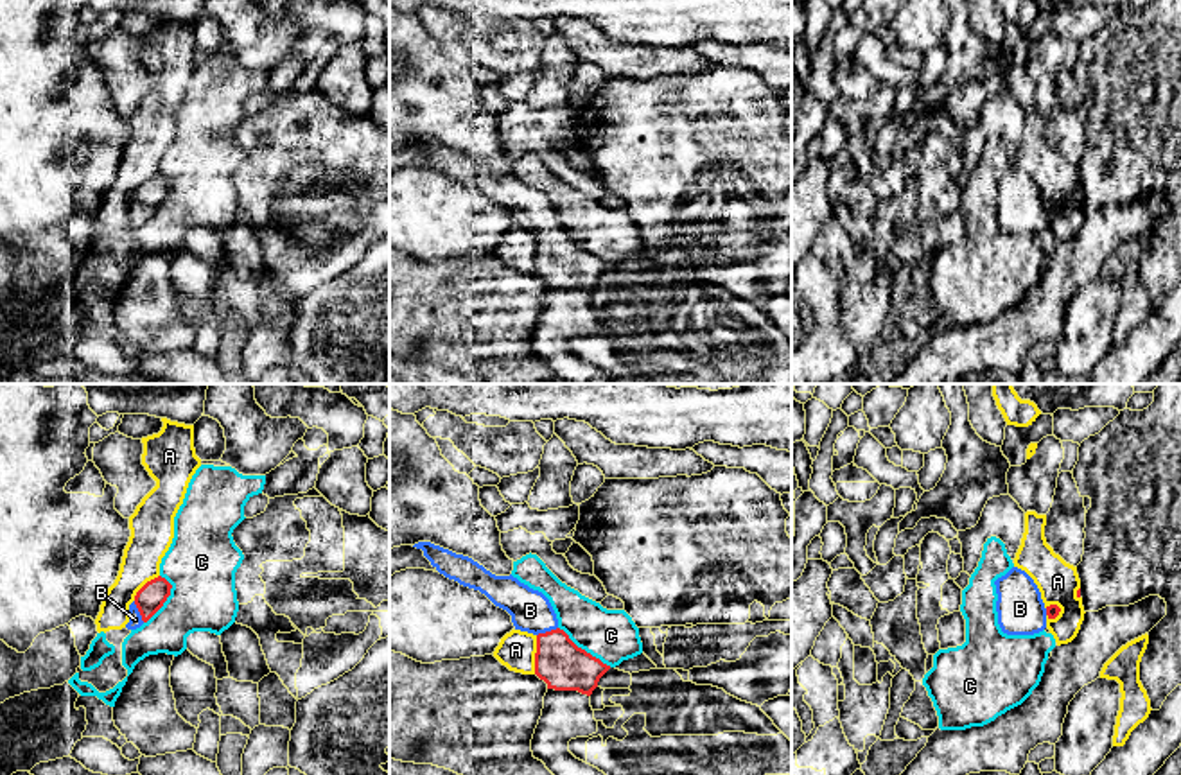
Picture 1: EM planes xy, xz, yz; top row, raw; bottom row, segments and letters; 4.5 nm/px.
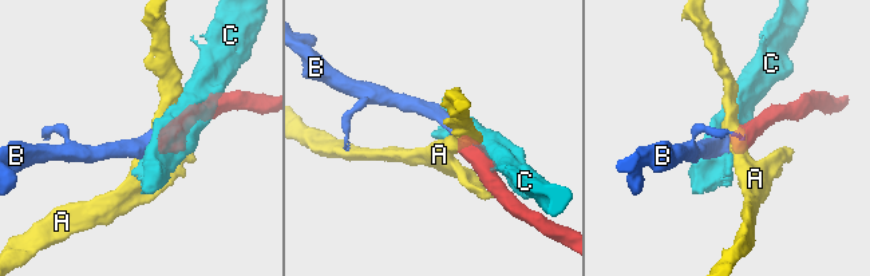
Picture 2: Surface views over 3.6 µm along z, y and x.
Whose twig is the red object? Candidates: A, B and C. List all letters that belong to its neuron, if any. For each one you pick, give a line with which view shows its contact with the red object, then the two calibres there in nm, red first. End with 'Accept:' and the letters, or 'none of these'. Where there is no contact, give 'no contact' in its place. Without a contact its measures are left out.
B: meets red in xy; 120 nm thick on the red side, 60 nm on the other
Accept: B

